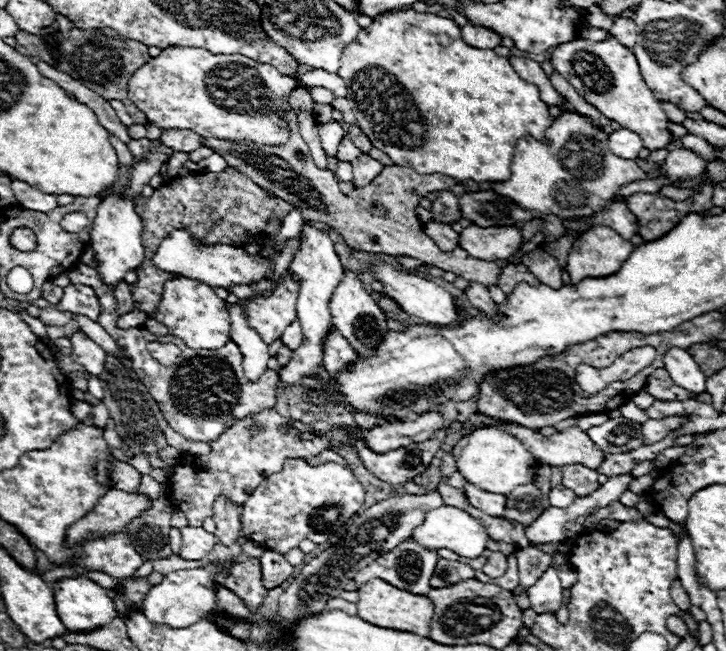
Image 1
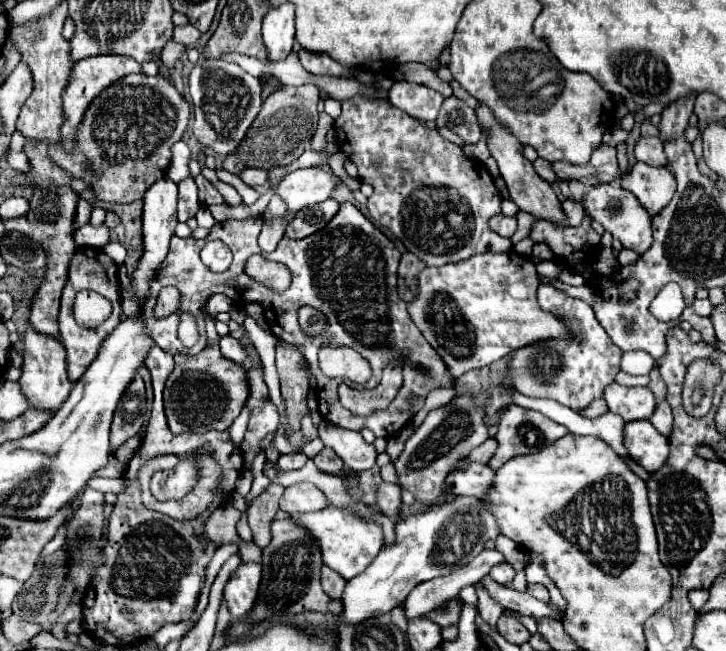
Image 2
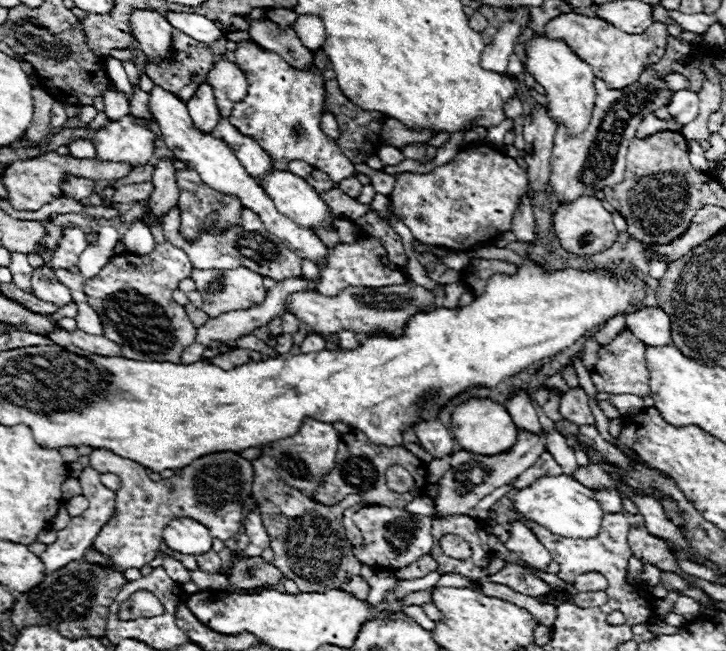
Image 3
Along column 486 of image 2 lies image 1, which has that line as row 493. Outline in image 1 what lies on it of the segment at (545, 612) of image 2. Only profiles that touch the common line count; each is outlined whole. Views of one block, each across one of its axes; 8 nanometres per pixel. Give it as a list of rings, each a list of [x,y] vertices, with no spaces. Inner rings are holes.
[[[582,464],[562,466],[562,484],[566,488],[570,488],[572,492],[576,492],[578,496],[588,496],[600,488],[598,472],[586,468]]]

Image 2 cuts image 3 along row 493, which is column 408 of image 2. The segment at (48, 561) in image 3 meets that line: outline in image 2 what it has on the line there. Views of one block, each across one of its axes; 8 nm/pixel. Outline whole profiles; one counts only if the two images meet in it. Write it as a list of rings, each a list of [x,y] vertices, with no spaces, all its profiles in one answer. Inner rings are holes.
[[[396,82],[390,92],[388,100],[400,108],[402,112],[418,118],[418,120],[436,120],[438,110],[442,108],[442,94],[414,82]]]

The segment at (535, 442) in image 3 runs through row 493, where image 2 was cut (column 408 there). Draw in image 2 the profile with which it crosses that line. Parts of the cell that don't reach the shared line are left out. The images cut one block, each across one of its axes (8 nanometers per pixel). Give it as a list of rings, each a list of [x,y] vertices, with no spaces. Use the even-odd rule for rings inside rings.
[[[456,396],[450,404],[432,410],[424,424],[408,438],[404,452],[394,460],[398,484],[414,494],[424,508],[436,506],[442,500],[442,486],[450,470],[454,470],[468,454],[488,438],[482,410],[472,396]]]

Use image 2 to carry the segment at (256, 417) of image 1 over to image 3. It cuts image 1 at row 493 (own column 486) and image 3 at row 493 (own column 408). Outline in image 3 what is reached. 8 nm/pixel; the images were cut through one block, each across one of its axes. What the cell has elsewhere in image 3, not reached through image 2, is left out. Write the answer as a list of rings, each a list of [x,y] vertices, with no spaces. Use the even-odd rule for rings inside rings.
[[[92,450],[90,466],[98,472],[112,472],[120,476],[122,486],[116,490],[116,512],[108,524],[94,538],[94,548],[110,558],[120,570],[142,568],[156,558],[166,524],[178,516],[186,516],[206,524],[212,538],[230,540],[244,526],[242,506],[252,494],[254,466],[250,460],[234,452],[206,454],[186,468],[180,476],[172,476],[160,482],[152,482],[146,468],[134,460],[122,458],[110,450]]]

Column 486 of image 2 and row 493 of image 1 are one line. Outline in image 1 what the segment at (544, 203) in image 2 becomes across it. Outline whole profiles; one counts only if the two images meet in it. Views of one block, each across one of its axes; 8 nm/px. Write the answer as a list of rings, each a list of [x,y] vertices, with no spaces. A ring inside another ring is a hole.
[[[110,490],[96,504],[94,512],[86,514],[86,518],[82,518],[78,524],[72,524],[68,528],[66,546],[82,542],[90,536],[98,538],[102,534],[122,532],[130,520],[138,518],[150,506],[152,506],[152,498],[144,494],[128,494],[122,490]]]

